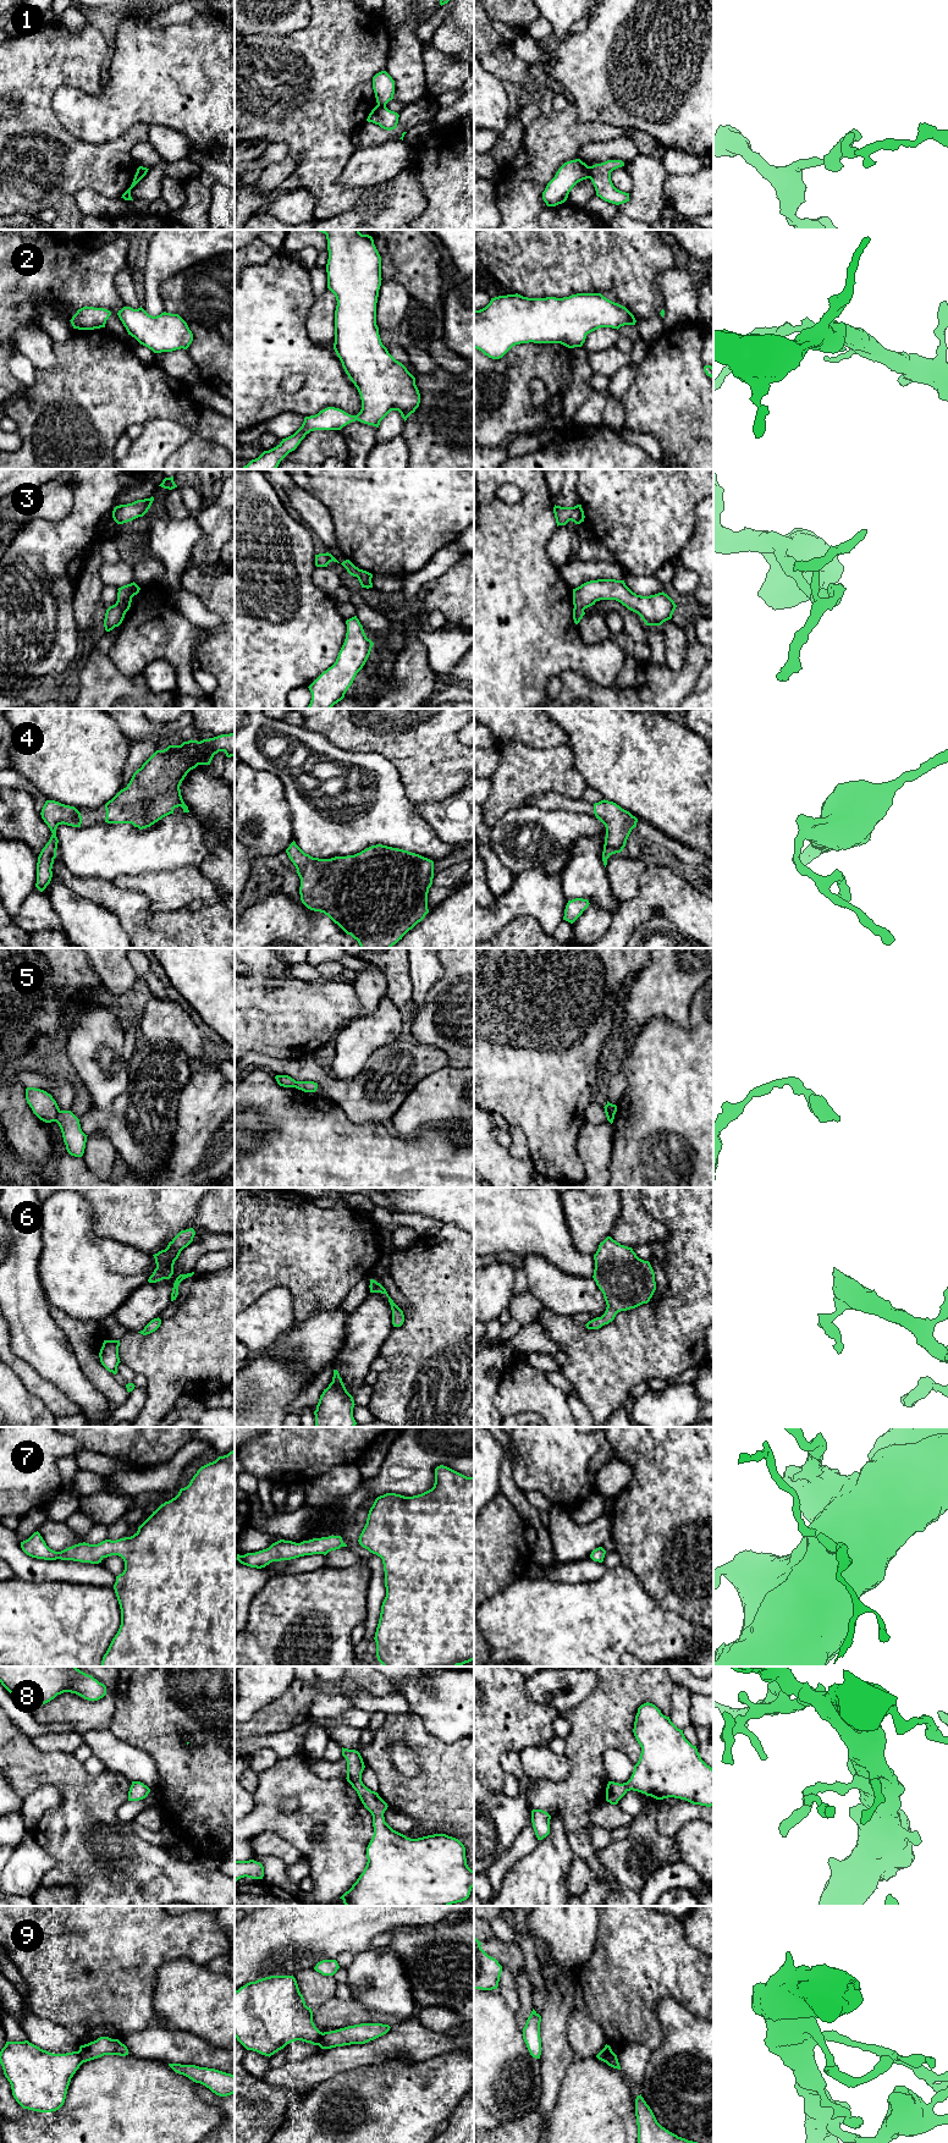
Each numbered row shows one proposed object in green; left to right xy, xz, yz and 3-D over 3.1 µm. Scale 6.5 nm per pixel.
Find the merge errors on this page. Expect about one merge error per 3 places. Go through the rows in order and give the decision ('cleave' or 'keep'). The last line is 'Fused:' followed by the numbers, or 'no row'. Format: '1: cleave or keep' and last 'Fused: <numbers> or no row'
1: cleave
2: keep
3: cleave
4: keep
5: cleave
6: keep
7: keep
8: keep
9: cleave
Fused: 1, 3, 5, 9

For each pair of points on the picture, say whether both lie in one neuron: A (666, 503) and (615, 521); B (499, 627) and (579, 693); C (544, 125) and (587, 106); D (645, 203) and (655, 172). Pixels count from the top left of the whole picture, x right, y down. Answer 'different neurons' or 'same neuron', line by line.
A: same neuron
B: different neurons
C: different neurons
D: same neuron

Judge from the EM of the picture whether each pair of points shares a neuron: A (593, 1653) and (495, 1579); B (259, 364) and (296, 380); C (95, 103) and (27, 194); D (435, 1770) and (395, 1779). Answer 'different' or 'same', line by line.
A: different
B: different
C: different
D: same

